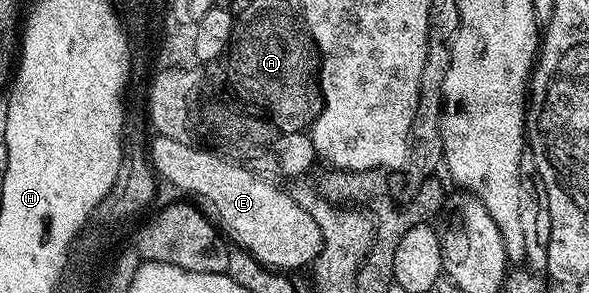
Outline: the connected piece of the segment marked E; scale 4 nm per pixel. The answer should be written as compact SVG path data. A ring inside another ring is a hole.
M160 136L154 137L154 139L153 147L151 147L151 142L147 150L152 169L162 179L165 177L175 189L182 190L185 193L182 195L192 196L194 199L201 198L200 205L207 208L208 213L216 219L230 243L236 244L240 249L246 250L251 256L258 258L264 266L282 272L294 272L293 270L299 269L300 266L308 267L317 259L317 253L321 251L319 224L315 224L312 214L300 201L296 202L287 191L277 187L280 185L246 173L246 168L234 169L226 157L222 157L220 153L214 152L212 149Z

